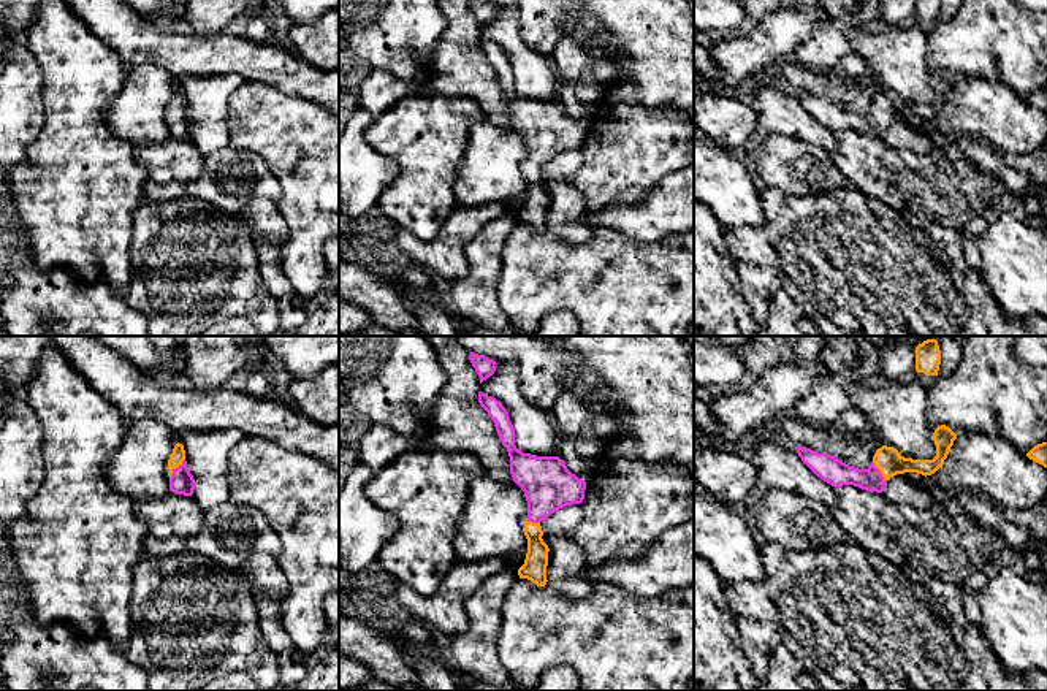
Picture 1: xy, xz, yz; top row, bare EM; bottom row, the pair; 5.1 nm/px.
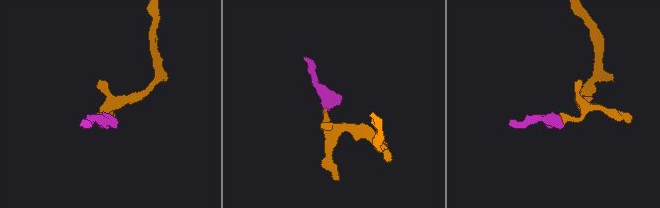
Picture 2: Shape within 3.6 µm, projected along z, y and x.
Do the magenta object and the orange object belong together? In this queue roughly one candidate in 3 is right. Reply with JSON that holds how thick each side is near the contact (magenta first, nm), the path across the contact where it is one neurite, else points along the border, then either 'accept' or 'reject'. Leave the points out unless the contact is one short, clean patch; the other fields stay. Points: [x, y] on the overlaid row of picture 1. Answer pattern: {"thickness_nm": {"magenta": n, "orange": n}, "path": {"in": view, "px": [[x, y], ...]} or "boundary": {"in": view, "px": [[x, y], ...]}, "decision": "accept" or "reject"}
{"thickness_nm": {"magenta": 130, "orange": 70}, "path": {"in": "xy", "px": [[181, 482], [176, 468], [178, 455]]}, "decision": "accept"}

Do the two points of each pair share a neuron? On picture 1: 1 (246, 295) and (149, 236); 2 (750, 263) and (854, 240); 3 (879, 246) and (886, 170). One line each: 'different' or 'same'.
1: same
2: same
3: different

